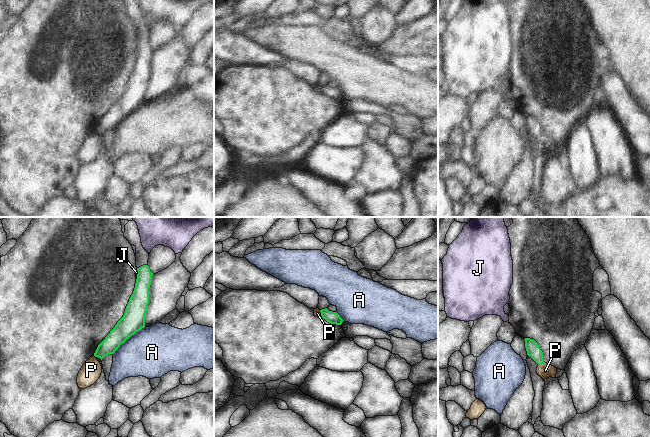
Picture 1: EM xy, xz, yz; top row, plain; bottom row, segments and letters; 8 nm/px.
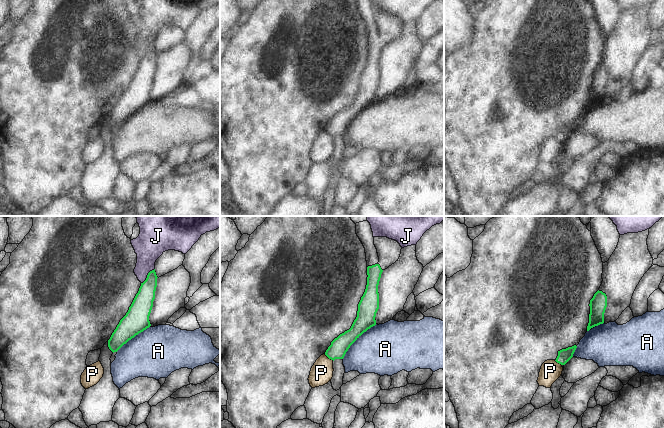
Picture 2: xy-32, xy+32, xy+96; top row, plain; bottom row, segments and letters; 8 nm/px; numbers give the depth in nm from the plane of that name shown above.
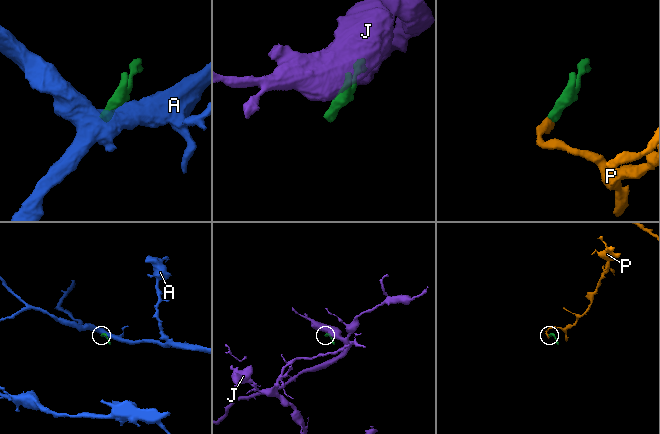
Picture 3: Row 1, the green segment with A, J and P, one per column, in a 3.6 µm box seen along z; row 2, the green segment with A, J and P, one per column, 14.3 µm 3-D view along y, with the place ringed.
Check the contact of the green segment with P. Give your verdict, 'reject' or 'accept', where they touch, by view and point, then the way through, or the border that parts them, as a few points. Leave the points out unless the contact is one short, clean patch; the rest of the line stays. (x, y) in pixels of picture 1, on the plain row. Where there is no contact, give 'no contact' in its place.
reject | yz (541, 140) | along yz (544, 138), (538, 141)

